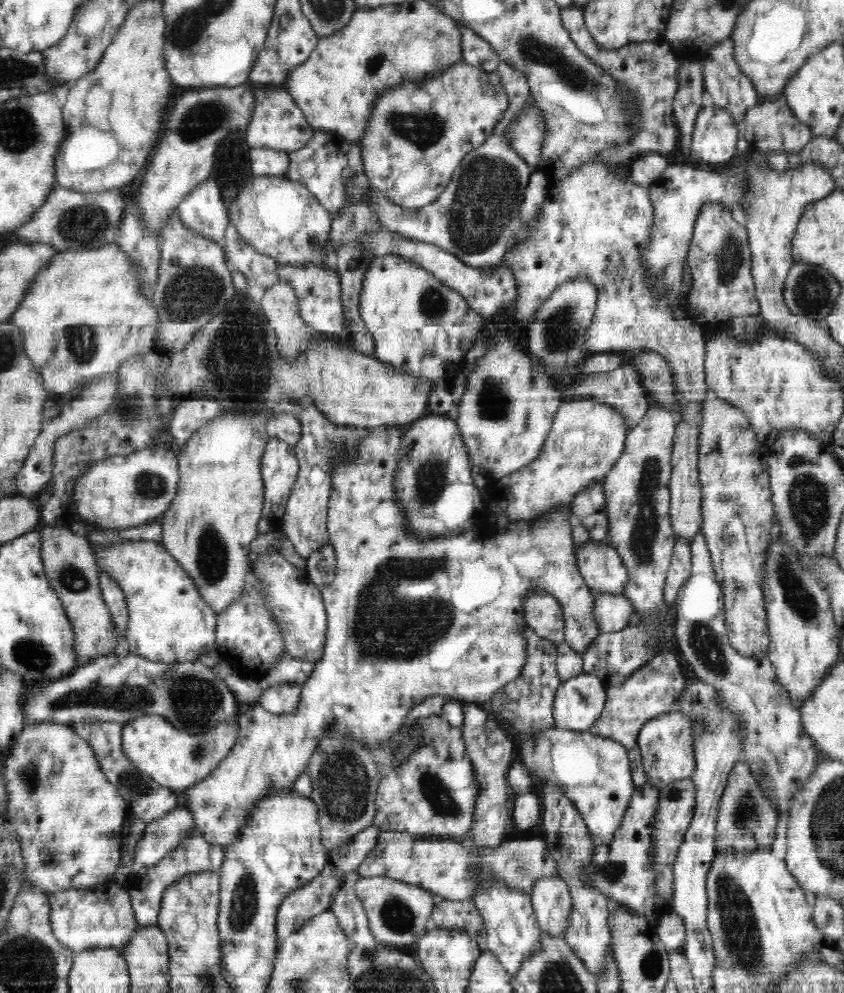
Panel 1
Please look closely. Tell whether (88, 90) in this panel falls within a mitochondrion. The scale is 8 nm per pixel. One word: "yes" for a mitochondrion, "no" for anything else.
no

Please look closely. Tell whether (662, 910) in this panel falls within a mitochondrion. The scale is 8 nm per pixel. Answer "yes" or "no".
no

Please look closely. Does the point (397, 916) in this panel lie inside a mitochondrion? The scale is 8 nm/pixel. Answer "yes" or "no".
yes

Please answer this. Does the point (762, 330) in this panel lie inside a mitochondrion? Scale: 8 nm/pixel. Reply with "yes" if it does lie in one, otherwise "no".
no

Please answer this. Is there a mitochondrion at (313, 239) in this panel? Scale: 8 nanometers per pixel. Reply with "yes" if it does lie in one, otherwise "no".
yes

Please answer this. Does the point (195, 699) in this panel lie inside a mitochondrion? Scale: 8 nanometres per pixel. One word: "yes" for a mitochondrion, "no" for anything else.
yes

